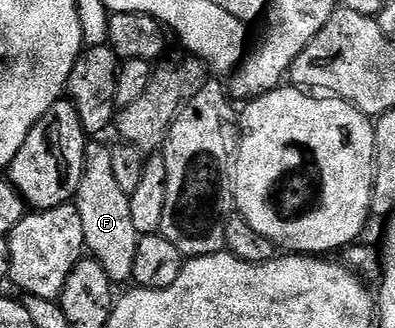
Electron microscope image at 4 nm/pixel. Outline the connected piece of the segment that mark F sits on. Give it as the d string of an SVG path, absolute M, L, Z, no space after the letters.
M90 141L86 145L84 173L78 186L76 206L80 221L84 224L84 241L86 251L108 273L111 284L130 283L133 280L132 265L136 265L136 245L140 238L136 225L132 225L130 197L120 189L112 169L112 153L102 141Z

